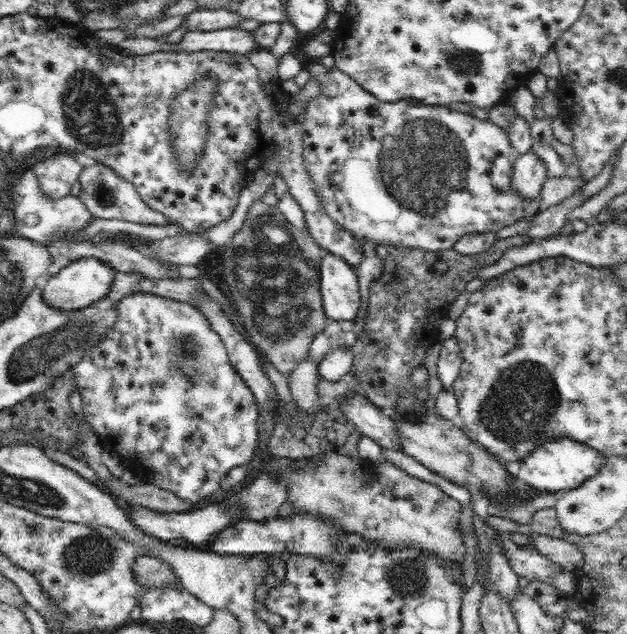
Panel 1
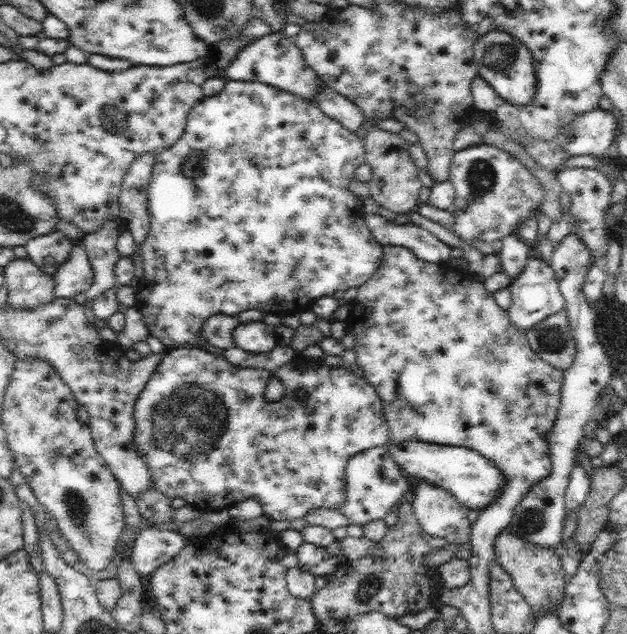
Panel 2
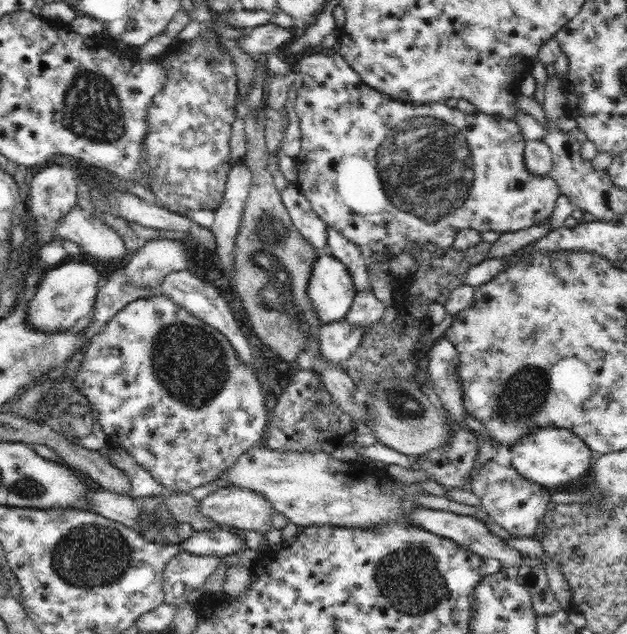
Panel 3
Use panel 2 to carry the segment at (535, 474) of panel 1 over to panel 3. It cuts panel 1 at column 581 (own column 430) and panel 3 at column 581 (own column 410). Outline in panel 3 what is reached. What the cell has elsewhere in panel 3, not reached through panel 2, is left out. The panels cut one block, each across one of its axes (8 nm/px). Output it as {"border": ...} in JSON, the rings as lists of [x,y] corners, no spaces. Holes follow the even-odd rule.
{"border":[[[540,428],[532,434],[522,436],[514,446],[510,446],[512,468],[516,468],[524,478],[546,488],[560,488],[590,474],[592,470],[590,452],[592,452],[590,446],[566,428]]]}

